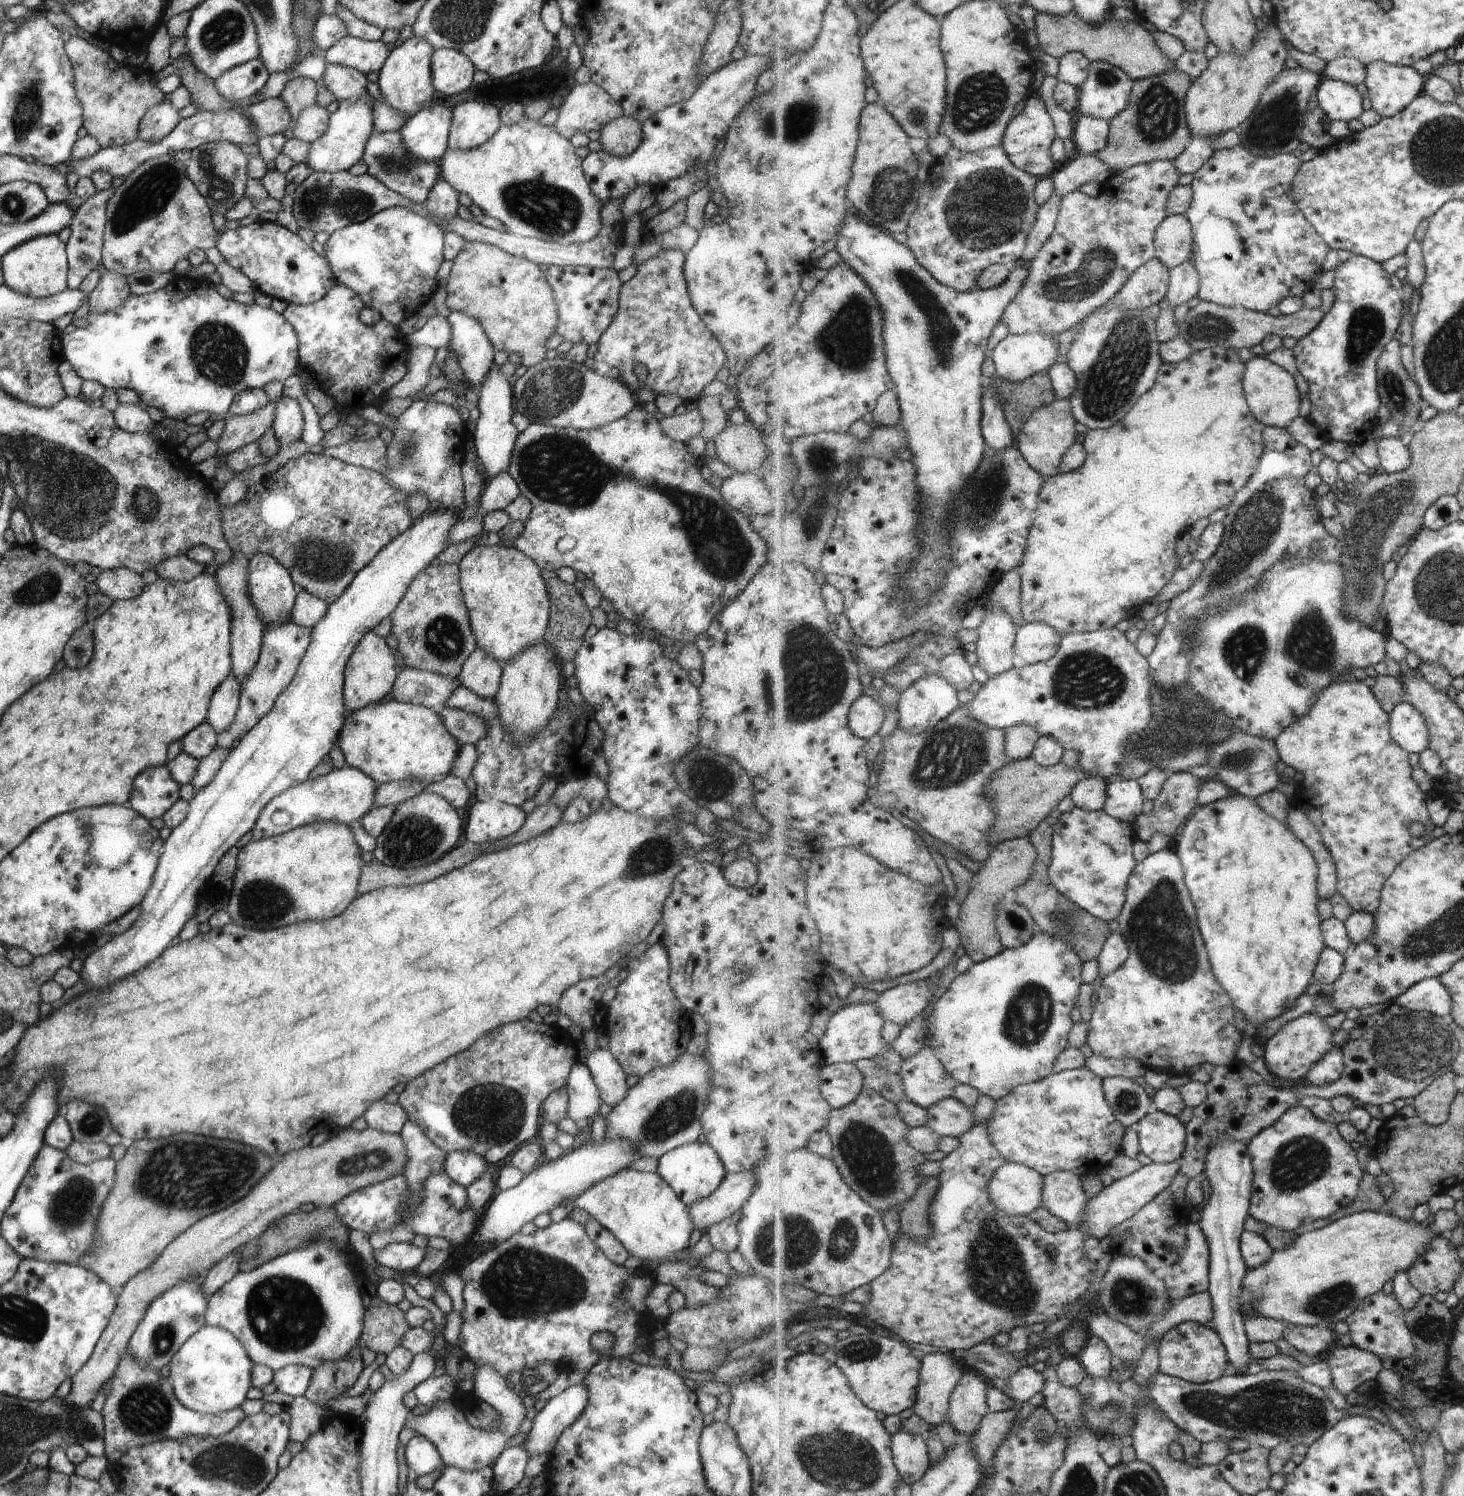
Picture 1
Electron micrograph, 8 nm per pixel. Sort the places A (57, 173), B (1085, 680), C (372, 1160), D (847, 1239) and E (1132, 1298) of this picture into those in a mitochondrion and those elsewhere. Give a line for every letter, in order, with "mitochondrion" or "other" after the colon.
A: other
B: mitochondrion
C: mitochondrion
D: mitochondrion
E: mitochondrion

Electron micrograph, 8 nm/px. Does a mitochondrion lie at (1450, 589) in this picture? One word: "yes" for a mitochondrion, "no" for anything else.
yes

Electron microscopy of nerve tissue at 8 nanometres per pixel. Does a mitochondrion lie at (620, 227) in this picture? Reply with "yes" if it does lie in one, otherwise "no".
no

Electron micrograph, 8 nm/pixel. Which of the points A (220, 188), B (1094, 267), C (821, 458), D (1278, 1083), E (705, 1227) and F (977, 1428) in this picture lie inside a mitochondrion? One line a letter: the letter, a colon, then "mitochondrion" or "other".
A: mitochondrion
B: mitochondrion
C: mitochondrion
D: other
E: other
F: other

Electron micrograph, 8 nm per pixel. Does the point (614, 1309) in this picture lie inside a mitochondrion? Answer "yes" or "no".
no

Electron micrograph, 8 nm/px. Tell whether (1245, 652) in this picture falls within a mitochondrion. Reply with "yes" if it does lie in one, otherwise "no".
yes

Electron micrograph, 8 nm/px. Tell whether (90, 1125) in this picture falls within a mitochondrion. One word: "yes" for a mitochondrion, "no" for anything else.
yes

